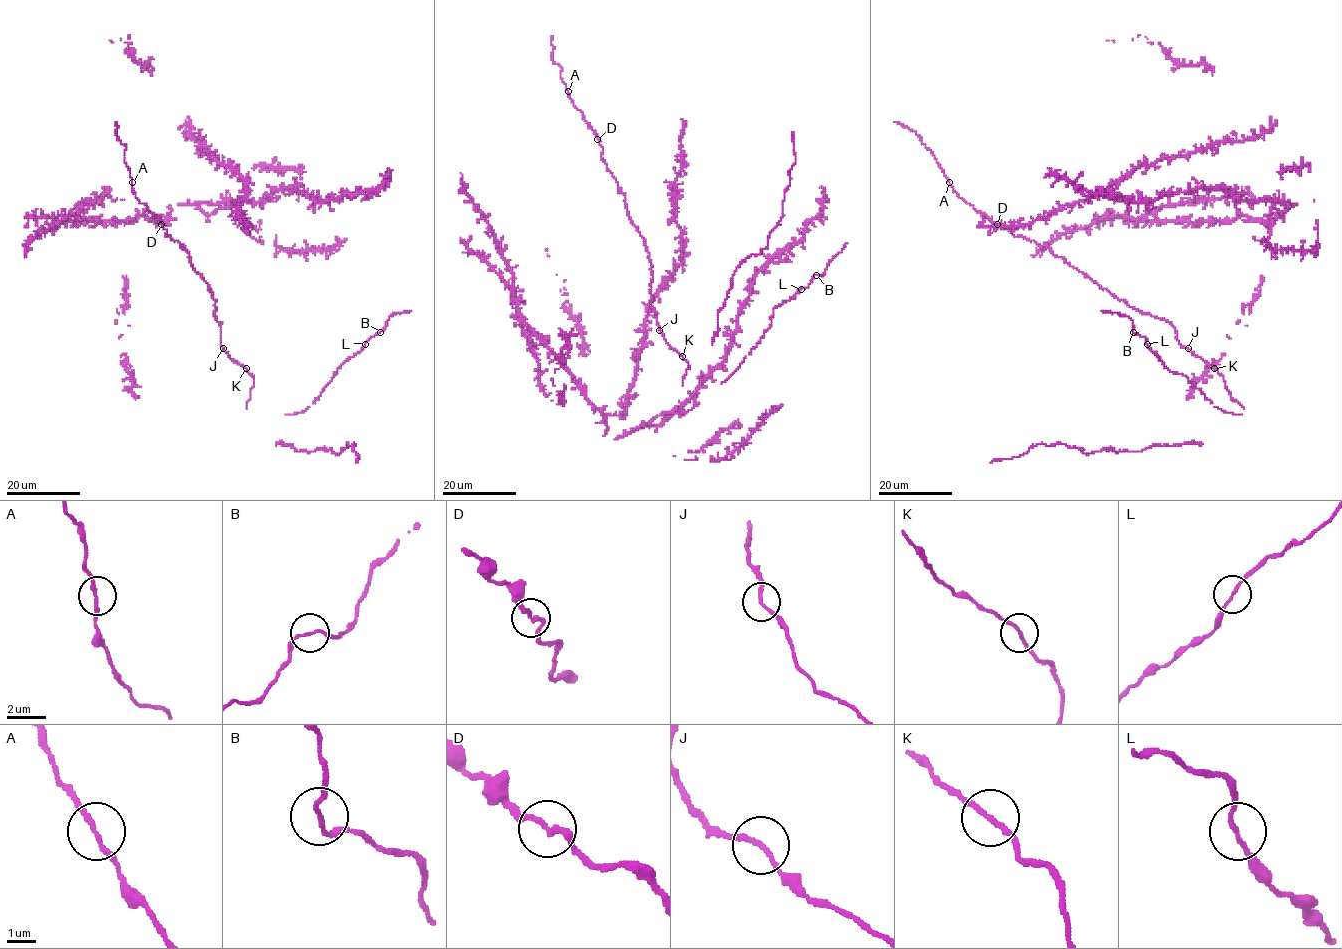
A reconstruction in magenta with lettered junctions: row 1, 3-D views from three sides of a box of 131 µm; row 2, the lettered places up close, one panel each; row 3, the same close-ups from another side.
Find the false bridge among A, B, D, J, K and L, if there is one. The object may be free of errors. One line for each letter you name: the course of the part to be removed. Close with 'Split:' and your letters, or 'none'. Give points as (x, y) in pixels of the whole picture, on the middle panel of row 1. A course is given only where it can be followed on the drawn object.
Split: none

